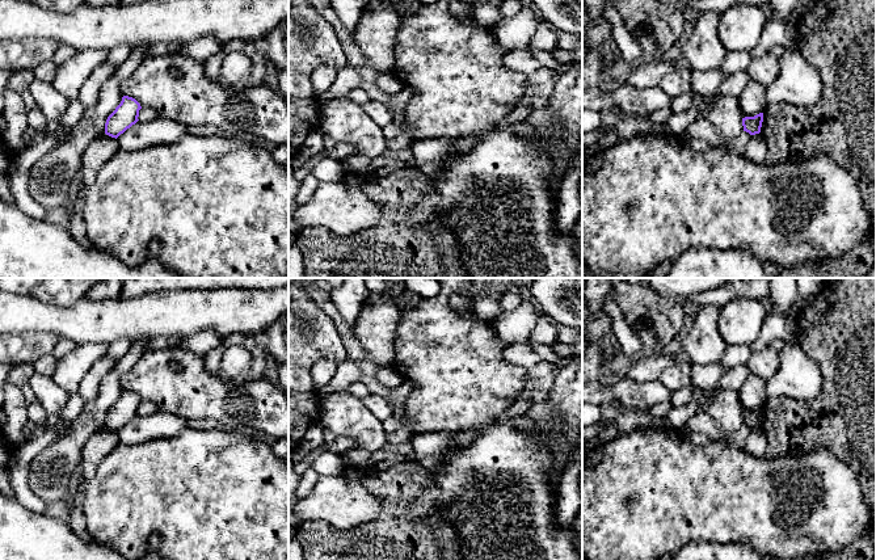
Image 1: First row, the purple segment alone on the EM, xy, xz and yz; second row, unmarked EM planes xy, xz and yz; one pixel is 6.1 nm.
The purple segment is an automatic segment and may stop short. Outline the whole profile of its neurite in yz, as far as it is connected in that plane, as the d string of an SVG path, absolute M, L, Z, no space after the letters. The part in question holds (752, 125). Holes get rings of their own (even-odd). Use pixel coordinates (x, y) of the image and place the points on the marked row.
M759 113L754 117L745 117L742 118L744 131L749 132L750 135L759 134L762 122L763 122L763 113Z

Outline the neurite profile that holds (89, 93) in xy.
M104 62L96 67L80 89L77 101L89 109L94 106L100 98L102 85L114 75L117 66Z

